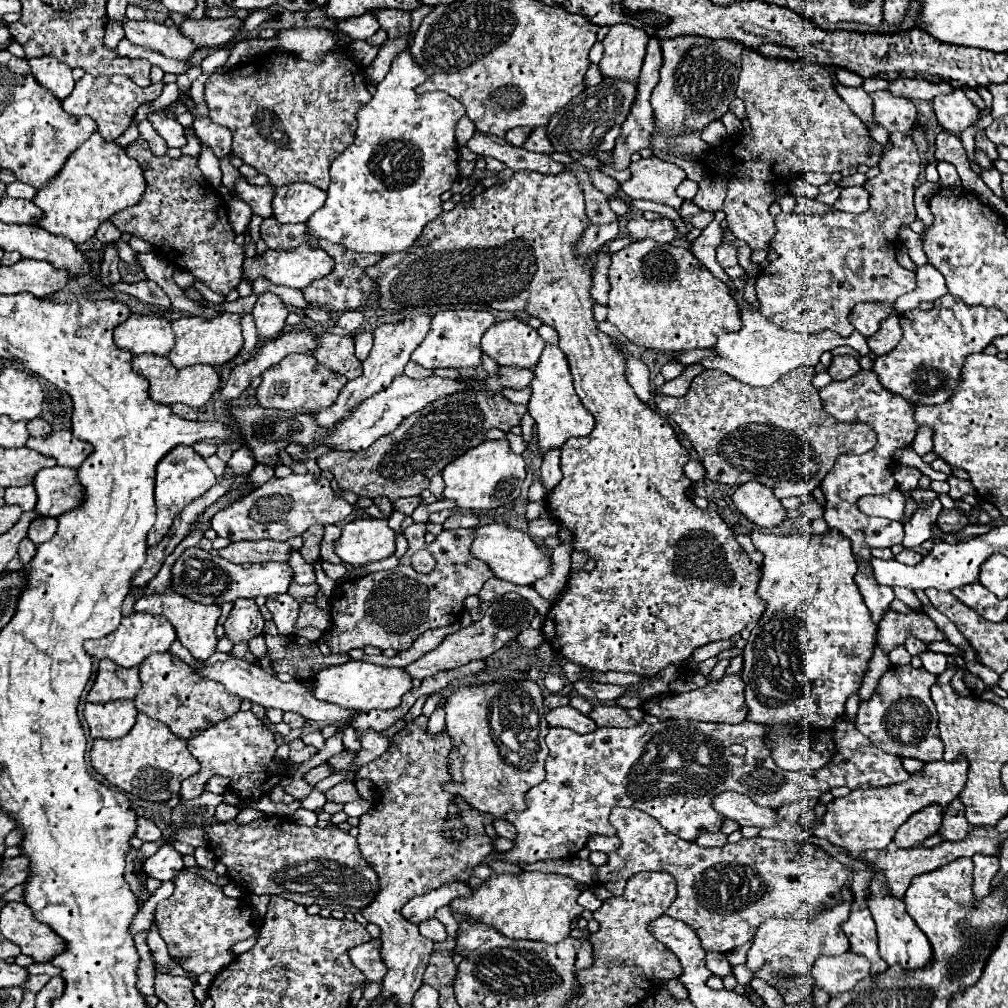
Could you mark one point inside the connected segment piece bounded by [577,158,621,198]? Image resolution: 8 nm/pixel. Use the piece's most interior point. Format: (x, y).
(609, 186)

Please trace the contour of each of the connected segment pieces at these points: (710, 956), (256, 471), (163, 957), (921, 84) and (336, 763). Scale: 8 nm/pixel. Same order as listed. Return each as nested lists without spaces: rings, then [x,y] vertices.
[[[707,952],[707,968],[717,974],[717,976],[727,976],[727,974],[733,974],[733,968],[731,964],[727,962],[725,954],[717,954],[717,952]]]
[[[259,464],[259,466],[255,466],[255,468],[251,470],[249,480],[253,482],[253,486],[261,486],[261,484],[265,484],[269,478],[273,478],[273,470],[275,470],[275,468],[271,468],[271,466]]]
[[[155,924],[150,927],[147,945],[156,964],[167,966],[167,968],[169,968],[169,973],[172,975],[183,976],[196,981],[196,977],[192,977],[188,972],[184,971],[180,966],[173,962],[164,940],[159,936],[158,926],[155,926]]]
[[[897,78],[889,86],[891,94],[905,96],[909,100],[933,100],[937,94],[951,94],[953,90],[955,88],[951,88],[949,84],[943,84],[943,82],[935,84],[921,78]]]
[[[343,752],[343,754],[339,754],[339,756],[333,756],[333,758],[329,760],[329,764],[335,768],[335,772],[341,772],[341,770],[347,770],[347,768],[351,766],[353,758],[355,758],[355,754]]]

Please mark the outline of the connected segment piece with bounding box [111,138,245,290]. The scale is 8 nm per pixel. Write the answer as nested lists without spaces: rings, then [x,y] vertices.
[[[137,138],[125,146],[127,156],[135,158],[147,180],[147,190],[139,204],[117,212],[111,222],[131,236],[149,242],[161,256],[165,256],[175,268],[191,272],[197,280],[205,282],[211,290],[227,290],[231,282],[243,278],[243,248],[235,244],[235,230],[229,228],[227,204],[207,186],[203,172],[197,166],[197,156],[155,156],[147,140]]]

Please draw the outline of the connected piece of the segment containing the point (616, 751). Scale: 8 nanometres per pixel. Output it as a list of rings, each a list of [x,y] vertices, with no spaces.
[[[845,716],[837,720],[833,732],[837,752],[825,768],[815,772],[787,772],[779,770],[771,758],[771,750],[765,744],[767,726],[759,726],[755,722],[707,724],[697,720],[661,720],[657,724],[639,724],[635,728],[597,728],[589,734],[577,734],[567,728],[549,728],[547,776],[541,784],[527,792],[525,812],[507,814],[507,820],[517,828],[517,840],[515,848],[505,852],[505,862],[531,864],[537,860],[575,858],[591,836],[615,834],[615,828],[609,822],[609,814],[617,806],[643,810],[653,816],[667,832],[693,842],[703,832],[717,832],[721,828],[725,818],[715,808],[711,808],[711,800],[715,798],[715,794],[727,790],[747,794],[755,804],[777,810],[809,796],[821,796],[835,786],[857,790],[889,786],[905,782],[909,778],[907,770],[903,770],[901,766],[899,756],[875,748],[873,742],[869,742],[867,736],[859,734],[859,730]]]

